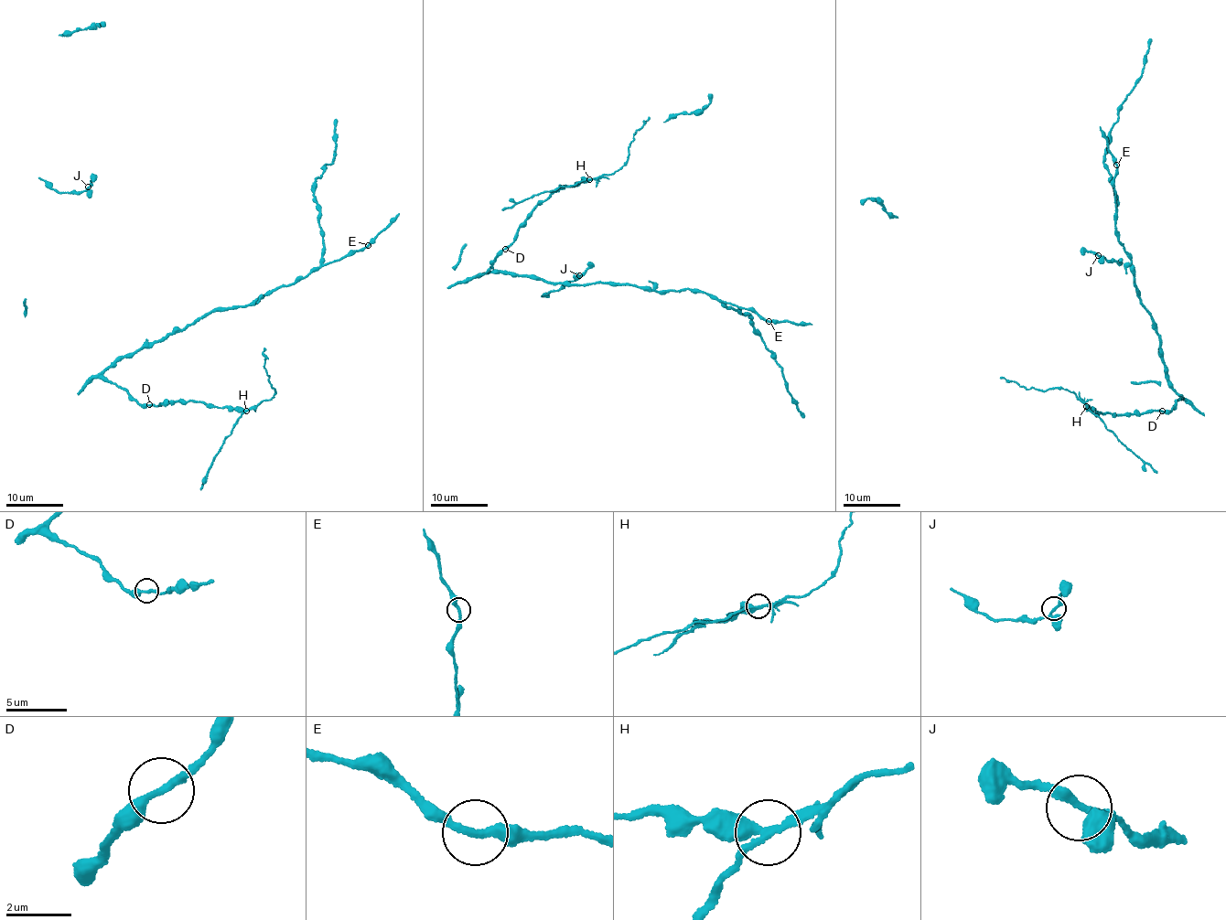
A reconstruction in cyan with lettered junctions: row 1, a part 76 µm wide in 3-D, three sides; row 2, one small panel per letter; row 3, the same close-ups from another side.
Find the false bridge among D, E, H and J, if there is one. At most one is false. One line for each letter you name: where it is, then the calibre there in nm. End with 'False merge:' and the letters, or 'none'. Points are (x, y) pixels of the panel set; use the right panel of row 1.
H: (1086, 406) | 240 nm
False merge: H

